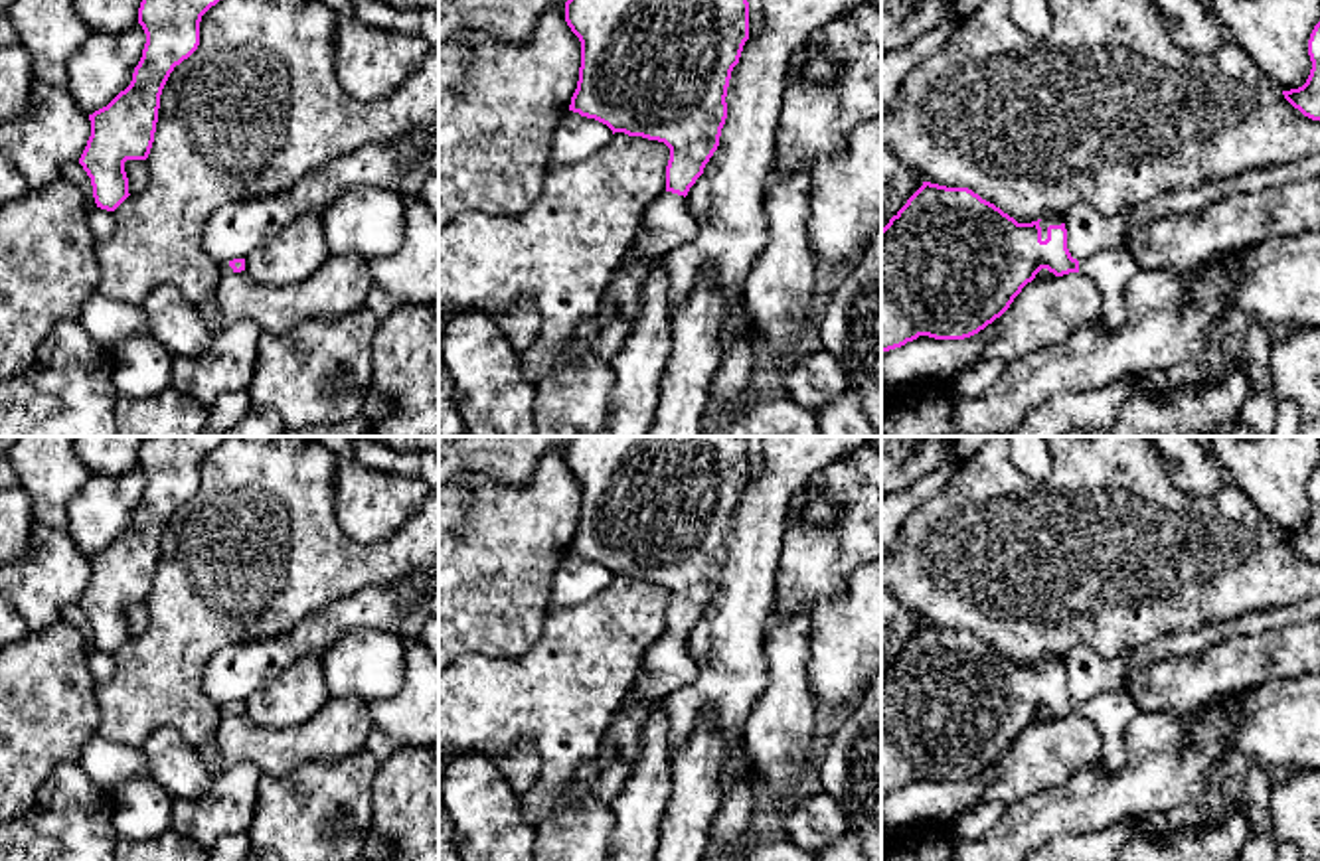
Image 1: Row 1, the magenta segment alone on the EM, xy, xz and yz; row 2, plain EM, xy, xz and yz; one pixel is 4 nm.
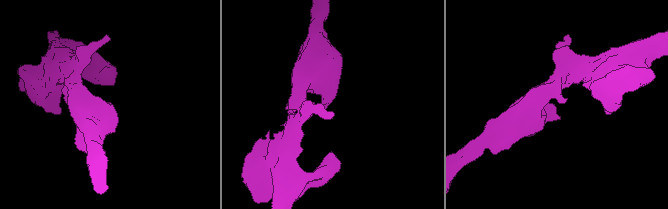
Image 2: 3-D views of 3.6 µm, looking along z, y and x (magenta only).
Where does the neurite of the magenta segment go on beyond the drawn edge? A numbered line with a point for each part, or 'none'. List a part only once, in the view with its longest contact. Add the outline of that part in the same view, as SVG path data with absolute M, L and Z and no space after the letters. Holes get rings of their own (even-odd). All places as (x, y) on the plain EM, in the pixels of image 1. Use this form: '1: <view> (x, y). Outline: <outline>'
1: xz (668, 664). Outline: M664 634L644 656L646 677L634 683L624 705L632 707L640 701L656 703L664 695L686 687L698 679L698 664L692 658L686 640Z
2: yz (1048, 662). Outline: M1053 656L1043 658L1041 664L1039 664L1041 683L1047 681L1047 669L1049 667L1061 667L1061 665L1063 665L1063 660L1059 660L1059 658L1053 658Z

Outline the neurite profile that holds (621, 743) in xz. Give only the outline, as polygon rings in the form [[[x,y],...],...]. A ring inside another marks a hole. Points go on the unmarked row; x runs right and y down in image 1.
[[[622,701],[601,741],[601,776],[597,780],[595,794],[607,806],[613,804],[628,778],[632,762],[640,750],[642,727],[652,711],[652,705],[654,703],[640,701],[626,707]]]

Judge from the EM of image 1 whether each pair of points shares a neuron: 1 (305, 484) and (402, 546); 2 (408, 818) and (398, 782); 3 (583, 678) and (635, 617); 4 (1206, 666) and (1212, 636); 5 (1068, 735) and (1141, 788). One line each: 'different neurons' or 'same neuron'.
1: same neuron
2: same neuron
3: same neuron
4: different neurons
5: different neurons

